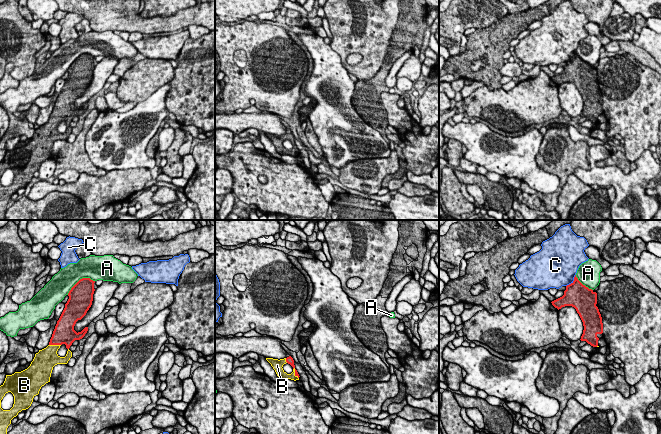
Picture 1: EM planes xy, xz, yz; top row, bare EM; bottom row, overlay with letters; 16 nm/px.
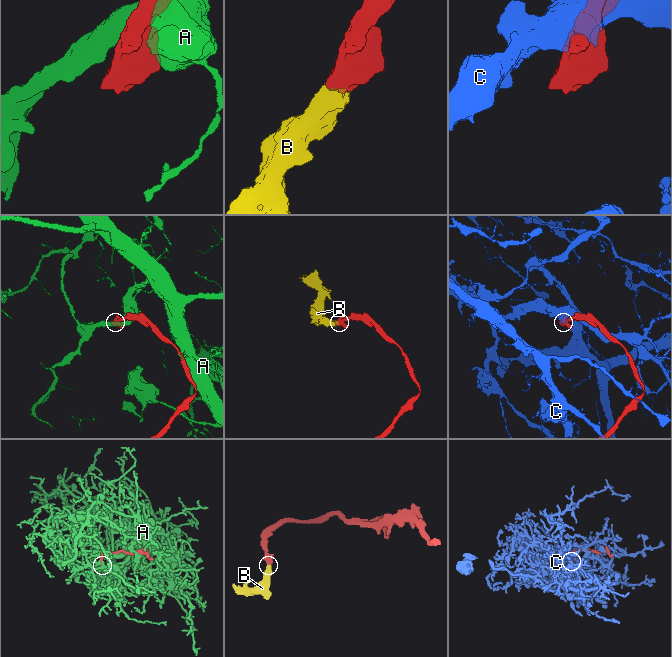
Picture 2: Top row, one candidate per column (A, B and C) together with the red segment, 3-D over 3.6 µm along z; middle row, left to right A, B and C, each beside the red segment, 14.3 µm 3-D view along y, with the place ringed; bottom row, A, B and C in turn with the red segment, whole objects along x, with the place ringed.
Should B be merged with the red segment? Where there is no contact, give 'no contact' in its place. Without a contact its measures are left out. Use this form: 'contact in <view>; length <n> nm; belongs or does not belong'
contact in xy; length 190 nm; belongs

